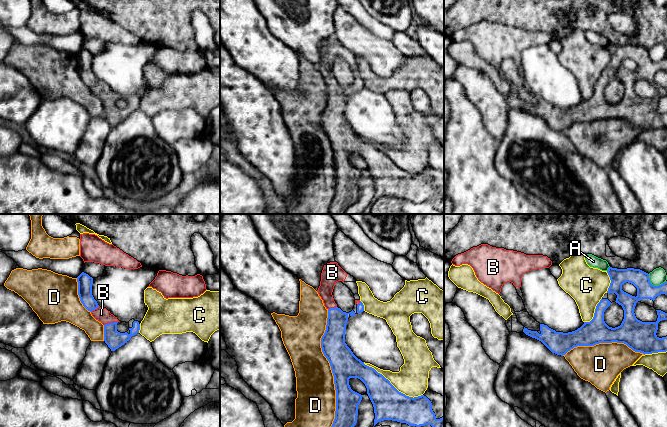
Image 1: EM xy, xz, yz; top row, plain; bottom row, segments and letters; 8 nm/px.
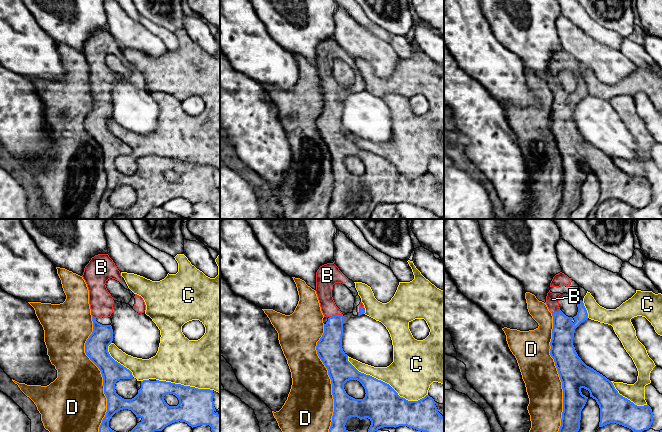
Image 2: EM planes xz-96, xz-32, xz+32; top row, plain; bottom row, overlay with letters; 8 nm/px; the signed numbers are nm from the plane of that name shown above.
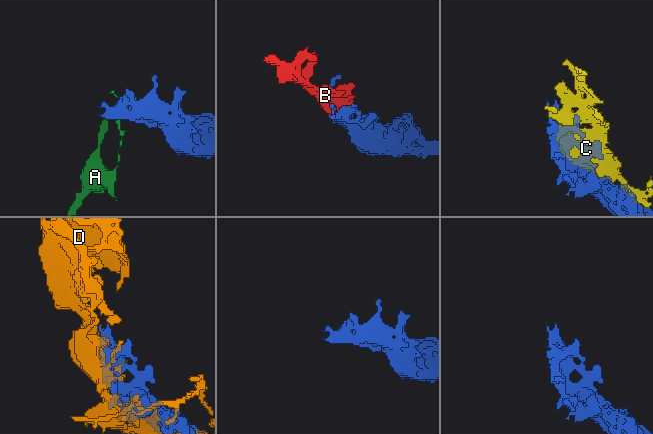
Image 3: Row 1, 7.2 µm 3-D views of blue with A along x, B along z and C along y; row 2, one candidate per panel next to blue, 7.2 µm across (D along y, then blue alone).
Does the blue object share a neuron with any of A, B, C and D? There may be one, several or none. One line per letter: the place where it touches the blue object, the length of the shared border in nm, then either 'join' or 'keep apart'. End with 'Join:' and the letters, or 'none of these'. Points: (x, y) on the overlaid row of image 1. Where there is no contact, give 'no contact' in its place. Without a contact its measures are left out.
A: contact yz (653, 285); length 160 nm; keep apart
B: contact xy (110, 323); length 120 nm; join
C: contact xz (392, 385); length 550 nm; keep apart
D: contact xz (331, 368); length 950 nm; keep apart
Join: B

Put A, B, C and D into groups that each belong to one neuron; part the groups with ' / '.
A / B / C D

